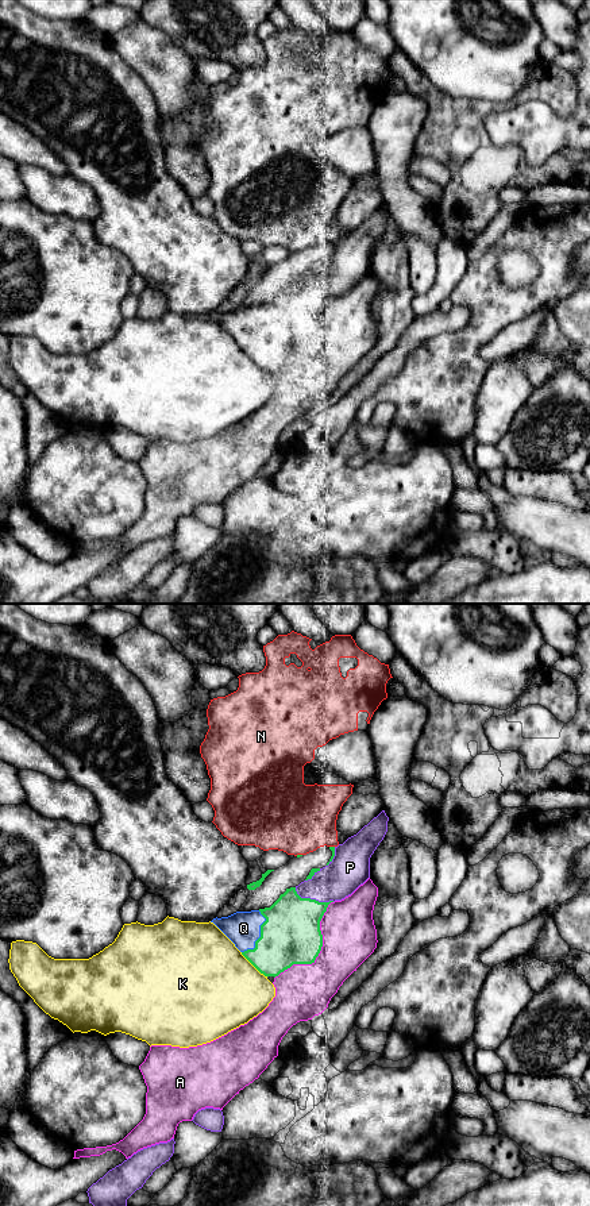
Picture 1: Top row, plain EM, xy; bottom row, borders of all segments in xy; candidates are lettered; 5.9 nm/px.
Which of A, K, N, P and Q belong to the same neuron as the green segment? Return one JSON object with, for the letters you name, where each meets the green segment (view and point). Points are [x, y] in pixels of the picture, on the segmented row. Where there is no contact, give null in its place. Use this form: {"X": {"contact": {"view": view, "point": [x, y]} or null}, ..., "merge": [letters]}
{"Q": {"contact": {"view": "xy", "point": [261, 935]}}, "merge": ["Q"]}

